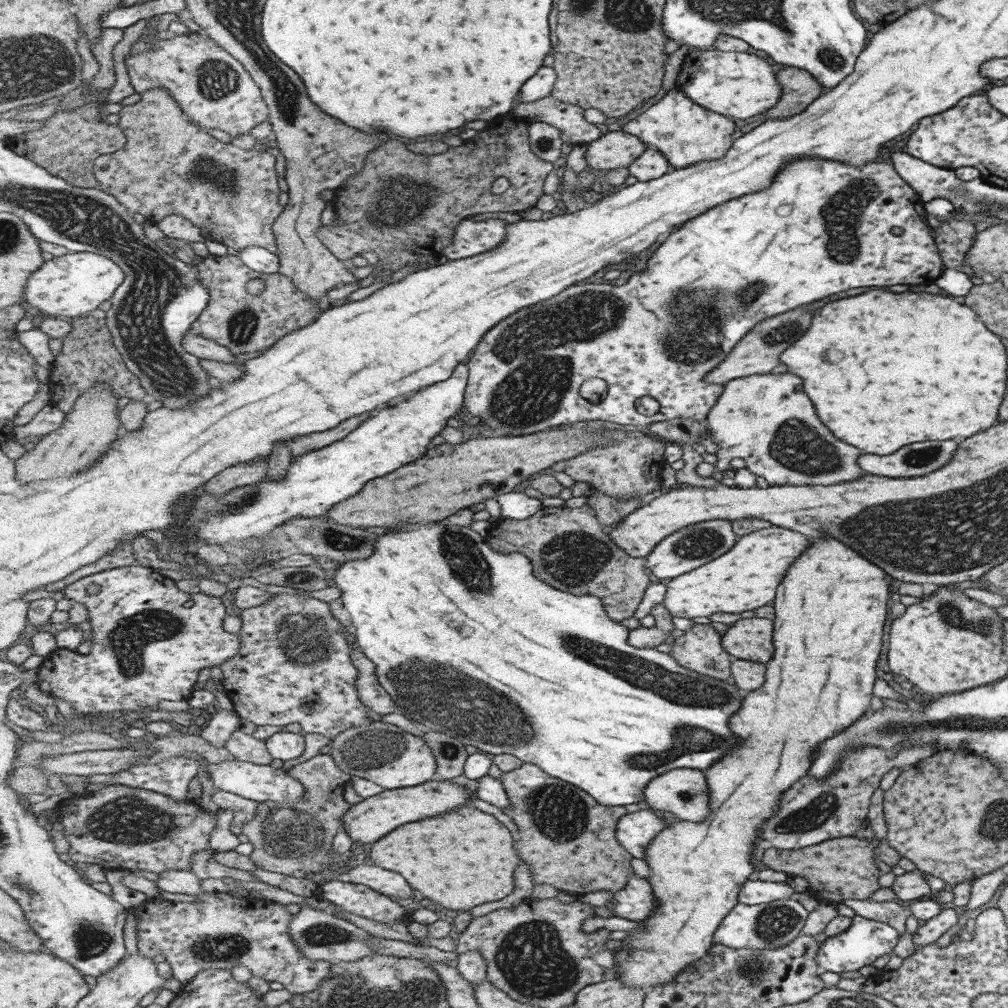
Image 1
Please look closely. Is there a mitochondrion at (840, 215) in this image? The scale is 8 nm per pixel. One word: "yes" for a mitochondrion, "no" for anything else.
yes

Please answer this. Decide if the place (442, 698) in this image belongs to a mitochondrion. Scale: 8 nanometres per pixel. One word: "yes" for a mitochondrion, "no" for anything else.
yes

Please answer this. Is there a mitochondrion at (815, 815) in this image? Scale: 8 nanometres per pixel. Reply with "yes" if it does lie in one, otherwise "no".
yes

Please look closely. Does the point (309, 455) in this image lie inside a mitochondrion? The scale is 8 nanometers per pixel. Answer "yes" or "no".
no

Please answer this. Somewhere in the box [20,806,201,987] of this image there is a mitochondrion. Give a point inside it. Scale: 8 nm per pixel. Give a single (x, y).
(91, 939)

